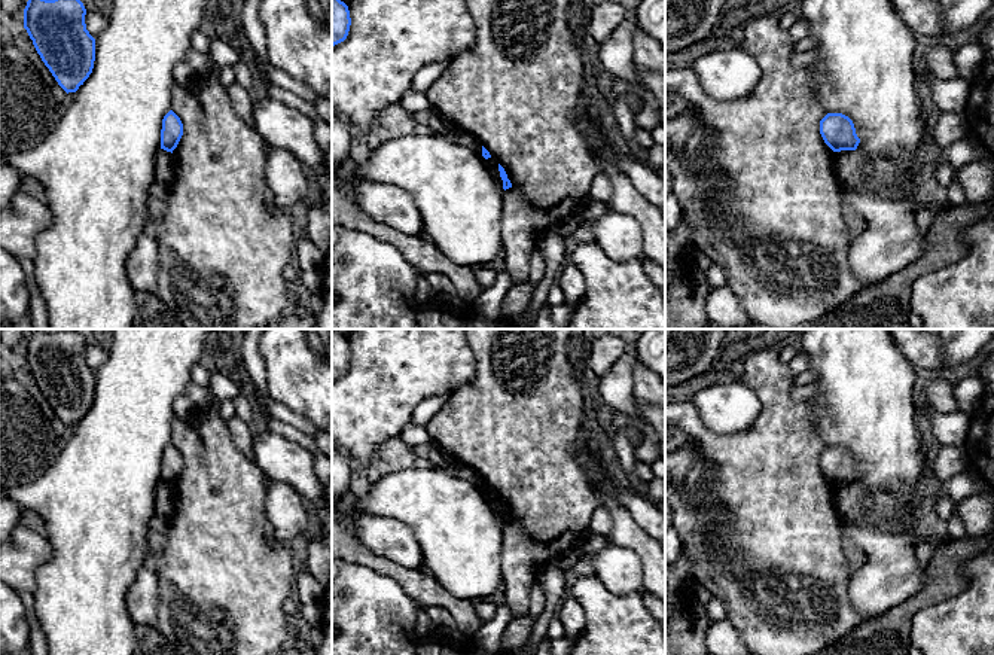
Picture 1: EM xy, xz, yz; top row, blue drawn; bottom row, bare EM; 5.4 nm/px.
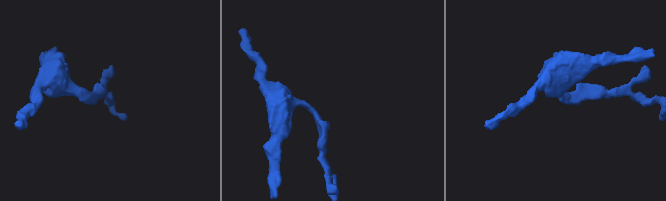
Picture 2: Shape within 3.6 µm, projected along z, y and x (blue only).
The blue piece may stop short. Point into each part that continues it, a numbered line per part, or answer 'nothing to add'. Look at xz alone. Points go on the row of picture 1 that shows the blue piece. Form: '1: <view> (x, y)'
nothing to add

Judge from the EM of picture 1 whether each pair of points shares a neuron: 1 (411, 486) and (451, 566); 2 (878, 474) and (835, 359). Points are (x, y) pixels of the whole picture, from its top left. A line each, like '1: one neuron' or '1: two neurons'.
1: one neuron
2: one neuron

